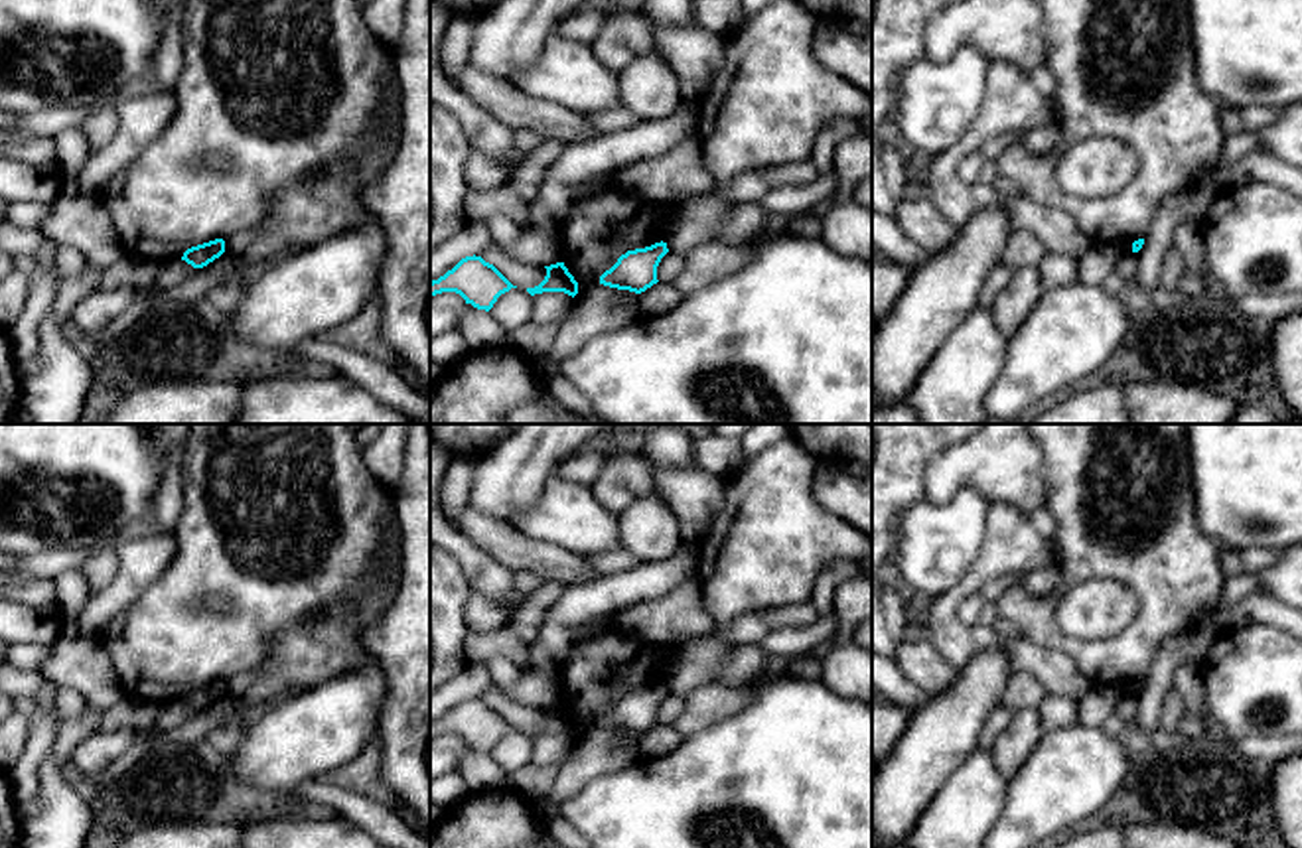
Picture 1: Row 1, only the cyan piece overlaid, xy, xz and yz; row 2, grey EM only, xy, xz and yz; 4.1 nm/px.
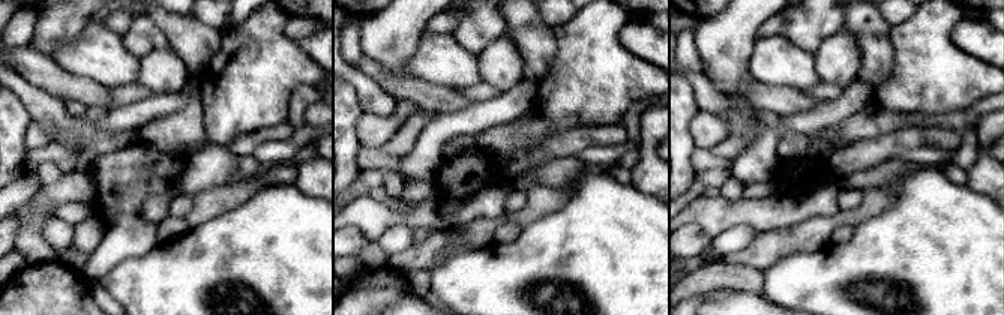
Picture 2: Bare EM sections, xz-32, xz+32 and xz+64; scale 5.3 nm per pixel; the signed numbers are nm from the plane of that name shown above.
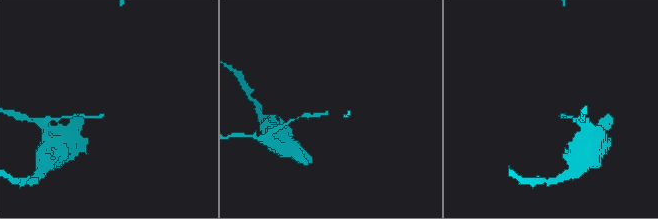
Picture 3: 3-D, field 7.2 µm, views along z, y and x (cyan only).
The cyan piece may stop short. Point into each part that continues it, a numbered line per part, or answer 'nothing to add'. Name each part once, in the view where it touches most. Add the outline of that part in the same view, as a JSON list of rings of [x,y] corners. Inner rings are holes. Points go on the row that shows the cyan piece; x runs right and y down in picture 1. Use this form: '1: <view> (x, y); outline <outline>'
nothing to add

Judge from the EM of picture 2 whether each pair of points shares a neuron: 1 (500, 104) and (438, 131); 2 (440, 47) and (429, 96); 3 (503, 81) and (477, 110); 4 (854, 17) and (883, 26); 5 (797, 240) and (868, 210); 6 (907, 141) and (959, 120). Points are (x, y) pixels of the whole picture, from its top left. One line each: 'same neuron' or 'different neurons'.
1: same neuron
2: different neurons
3: different neurons
4: same neuron
5: same neuron
6: different neurons

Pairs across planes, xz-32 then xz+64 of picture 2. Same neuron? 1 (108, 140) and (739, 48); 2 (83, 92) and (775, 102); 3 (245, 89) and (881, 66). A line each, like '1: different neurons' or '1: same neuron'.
1: different neurons
2: same neuron
3: different neurons

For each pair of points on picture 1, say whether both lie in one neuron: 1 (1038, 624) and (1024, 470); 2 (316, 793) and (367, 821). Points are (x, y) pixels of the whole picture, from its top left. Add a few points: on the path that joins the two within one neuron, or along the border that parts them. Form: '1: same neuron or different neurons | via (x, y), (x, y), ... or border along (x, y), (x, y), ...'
1: different neurons | border along (1040, 456), (1042, 495), (1046, 501)
2: same neuron | via (328, 795), (356, 809)

